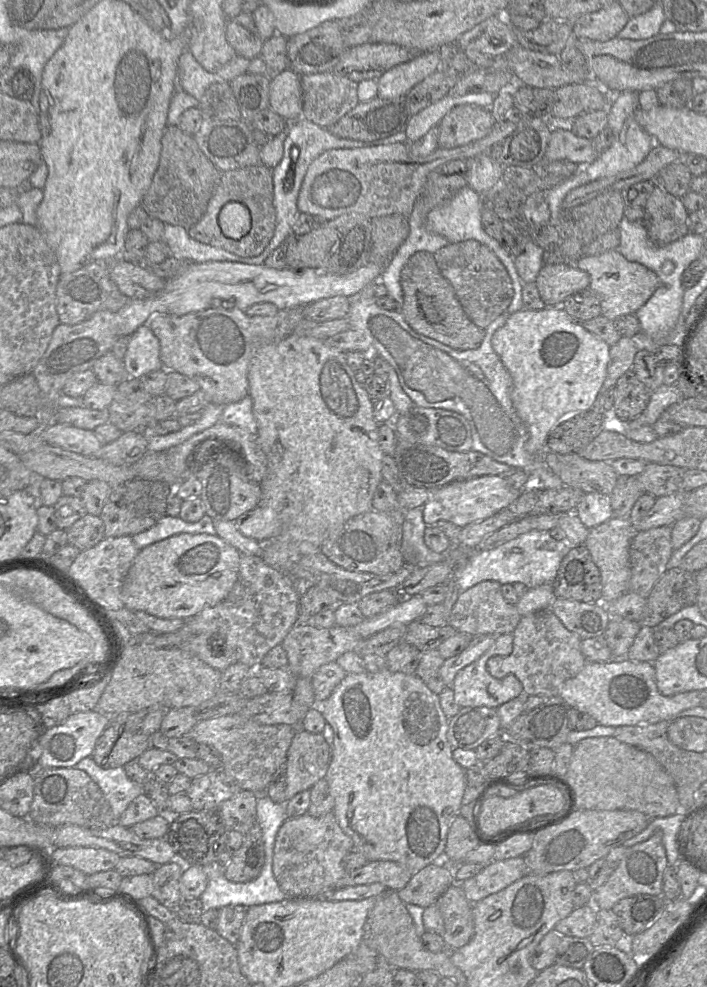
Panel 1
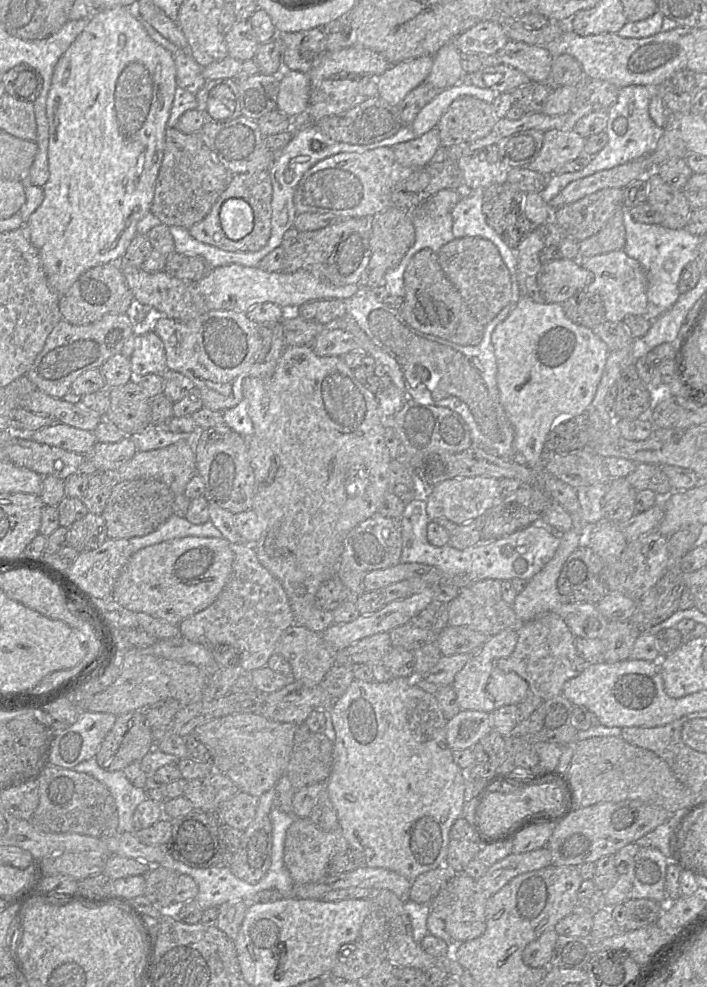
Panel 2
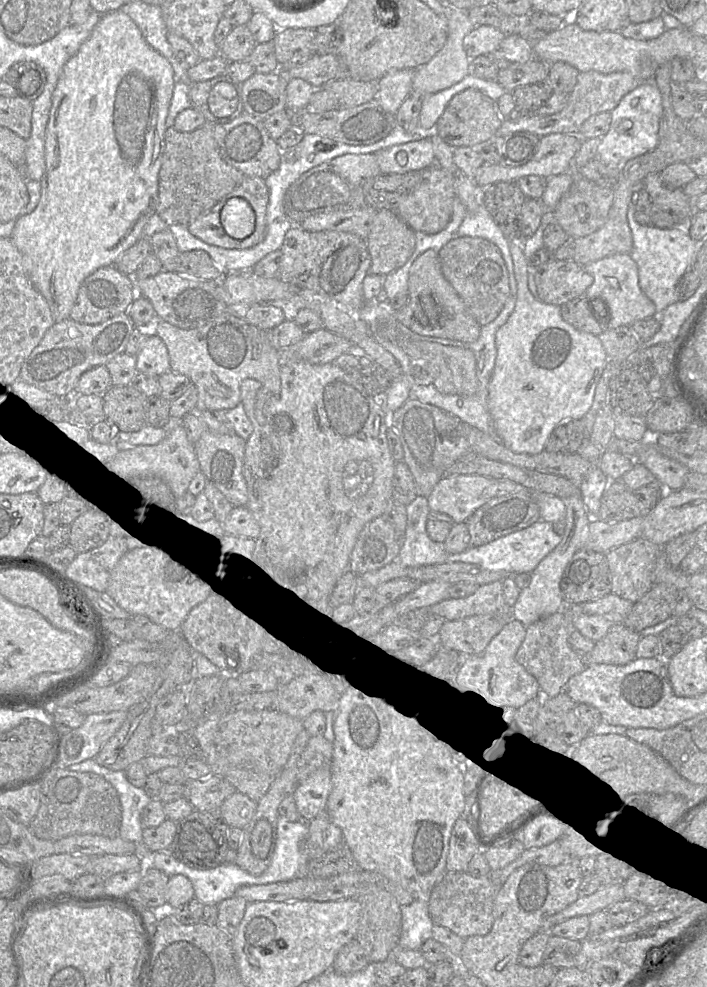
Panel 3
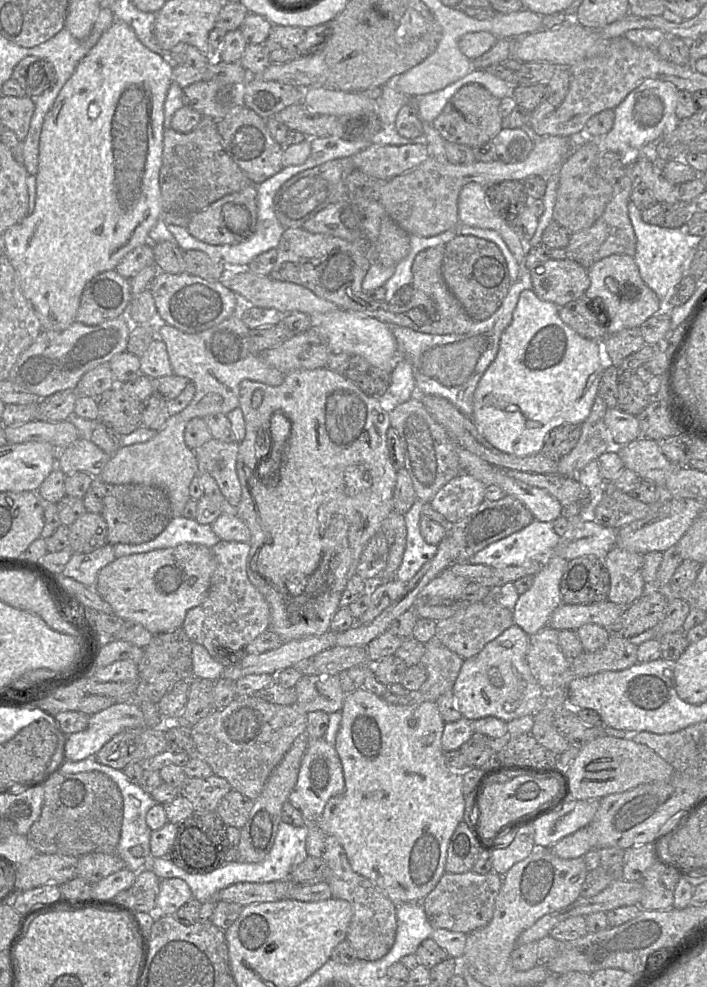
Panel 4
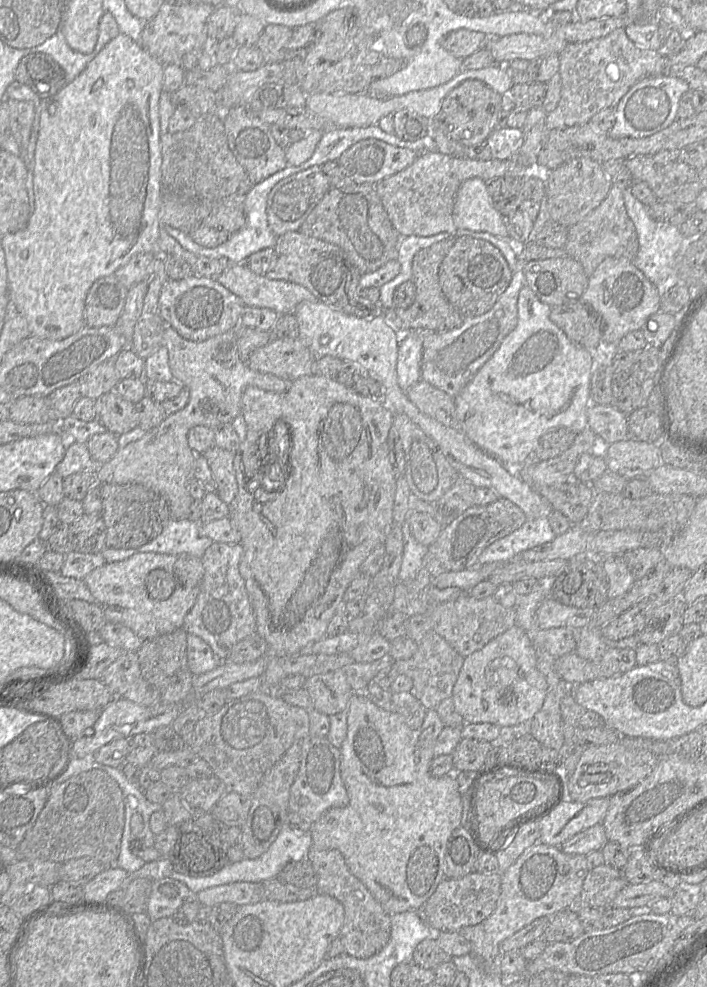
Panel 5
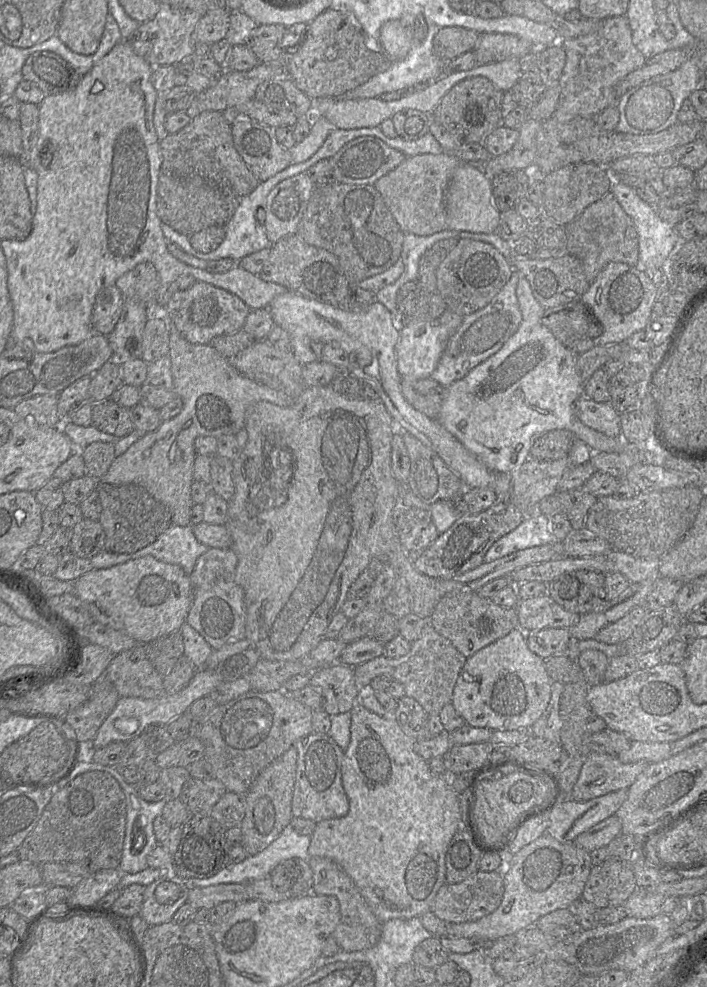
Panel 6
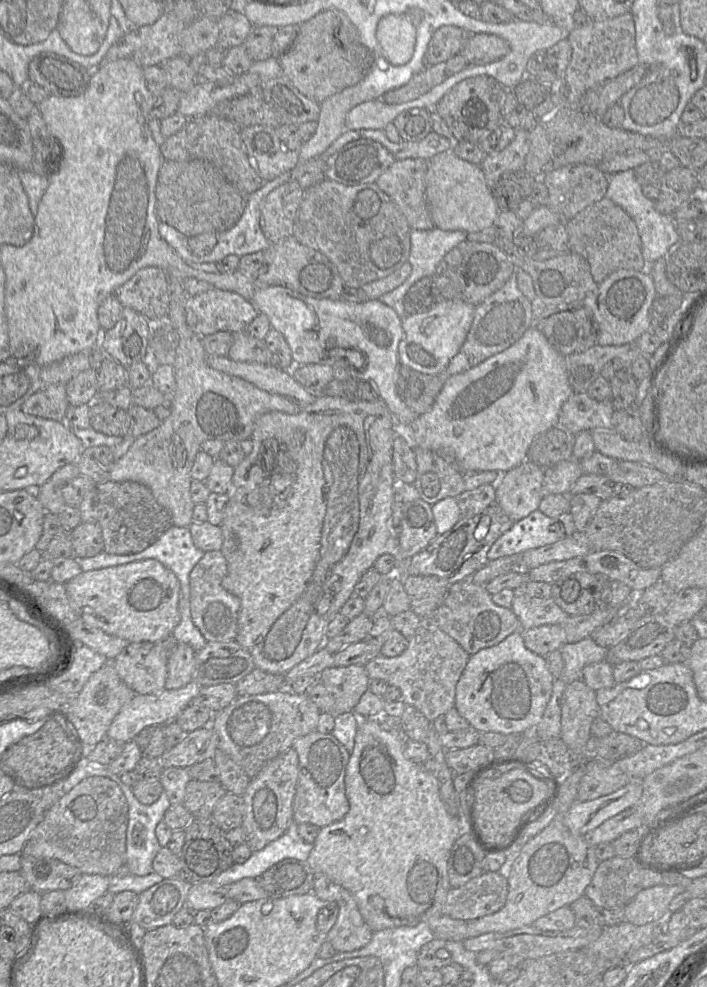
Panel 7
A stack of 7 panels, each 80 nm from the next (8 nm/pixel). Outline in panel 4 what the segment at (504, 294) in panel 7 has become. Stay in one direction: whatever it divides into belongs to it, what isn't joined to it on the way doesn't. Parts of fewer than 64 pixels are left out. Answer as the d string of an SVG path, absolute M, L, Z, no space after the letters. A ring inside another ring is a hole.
M525 265L519 266L518 278L511 284L506 297L497 311L486 320L474 321L471 329L467 333L436 335L414 331L407 327L389 325L397 343L399 357L408 361L412 366L416 384L415 396L434 395L445 398L465 416L472 418L473 397L476 387L484 372L497 355L501 335L512 321L513 311L517 305L520 293L524 289L533 288L530 278L529 269Z

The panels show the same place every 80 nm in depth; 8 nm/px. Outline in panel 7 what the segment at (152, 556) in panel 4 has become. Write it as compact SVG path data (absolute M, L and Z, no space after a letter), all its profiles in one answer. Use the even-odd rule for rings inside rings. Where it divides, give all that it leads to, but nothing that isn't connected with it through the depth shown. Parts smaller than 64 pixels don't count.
M145 559L81 572L65 584L78 618L85 624L132 643L162 642L180 622L180 583L158 560Z

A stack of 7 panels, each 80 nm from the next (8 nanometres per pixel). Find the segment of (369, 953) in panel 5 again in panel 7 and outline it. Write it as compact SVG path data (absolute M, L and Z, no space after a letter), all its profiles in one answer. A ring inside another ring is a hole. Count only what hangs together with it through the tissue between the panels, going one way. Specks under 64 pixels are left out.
M313 874L312 893L321 900L336 902L339 907L336 923L328 932L326 940L336 952L352 952L366 946L373 931L363 919L352 894L325 874Z

